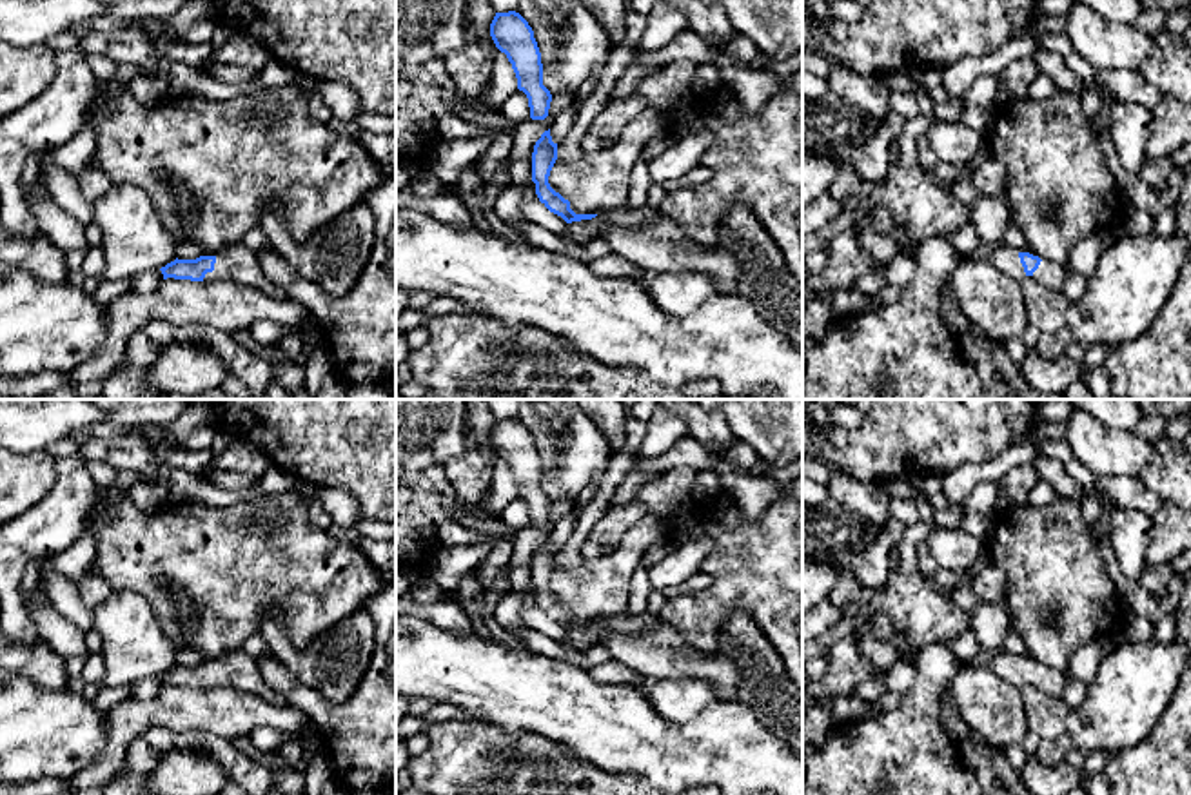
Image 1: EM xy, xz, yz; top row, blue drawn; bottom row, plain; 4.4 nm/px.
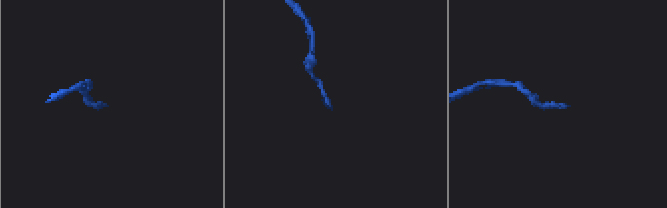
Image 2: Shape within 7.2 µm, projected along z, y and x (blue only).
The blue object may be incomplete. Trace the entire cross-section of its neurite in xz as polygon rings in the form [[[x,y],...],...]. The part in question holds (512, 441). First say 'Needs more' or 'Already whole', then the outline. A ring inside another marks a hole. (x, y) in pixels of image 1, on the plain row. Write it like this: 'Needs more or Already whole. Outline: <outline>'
Already whole. Outline: [[[516,417],[496,419],[490,430],[496,454],[507,461],[517,485],[517,496],[528,505],[530,525],[548,523],[552,501],[543,492],[543,470],[534,437]]]

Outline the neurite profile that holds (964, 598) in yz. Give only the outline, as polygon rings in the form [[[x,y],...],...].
[[[962,584],[953,590],[950,597],[953,604],[968,615],[968,619],[984,603],[984,599],[977,594],[975,584]]]

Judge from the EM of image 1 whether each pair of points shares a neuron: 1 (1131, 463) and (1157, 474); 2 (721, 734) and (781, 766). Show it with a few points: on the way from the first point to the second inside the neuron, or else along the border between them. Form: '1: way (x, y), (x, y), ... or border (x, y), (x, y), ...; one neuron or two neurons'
1: border (1153, 443), (1153, 460), (1137, 476); two neurons
2: way (736, 748), (752, 765), (767, 766); one neuron

